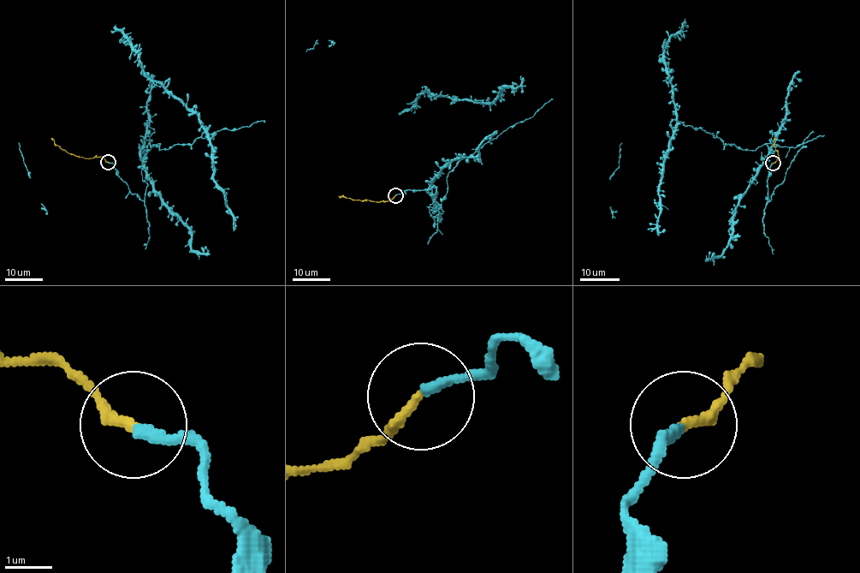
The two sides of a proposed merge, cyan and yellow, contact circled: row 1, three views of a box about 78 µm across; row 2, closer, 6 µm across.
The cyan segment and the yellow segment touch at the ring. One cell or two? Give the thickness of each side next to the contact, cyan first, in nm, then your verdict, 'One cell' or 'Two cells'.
Thickness 200 nm (cyan) against 200 nm. One cell

